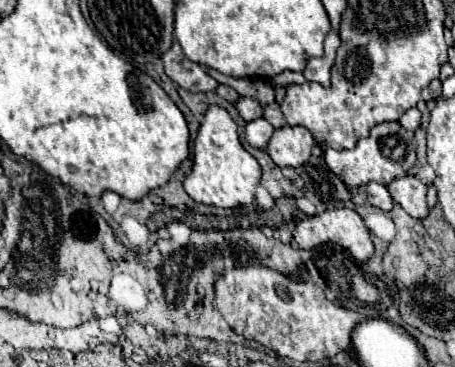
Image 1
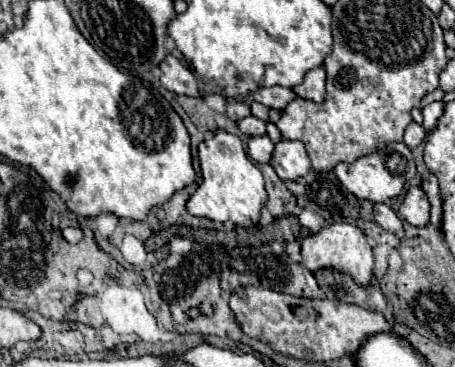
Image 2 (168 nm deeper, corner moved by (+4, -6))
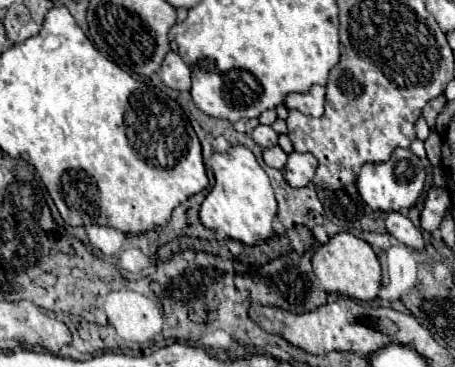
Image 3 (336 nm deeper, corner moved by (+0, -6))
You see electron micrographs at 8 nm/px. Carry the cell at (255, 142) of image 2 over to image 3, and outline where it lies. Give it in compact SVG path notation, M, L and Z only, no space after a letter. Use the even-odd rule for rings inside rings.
M280 146L264 150L264 162L266 162L268 166L276 168L276 170L282 170L282 168L286 166L286 158L288 158L288 156L284 154L284 150L282 150Z

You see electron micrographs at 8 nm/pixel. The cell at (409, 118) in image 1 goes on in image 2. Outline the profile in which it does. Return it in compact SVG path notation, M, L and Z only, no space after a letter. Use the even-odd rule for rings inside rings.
M410 122L408 128L406 128L406 132L404 132L404 144L408 148L416 148L418 144L422 144L424 136L426 136L424 128L420 124L416 124L416 122Z

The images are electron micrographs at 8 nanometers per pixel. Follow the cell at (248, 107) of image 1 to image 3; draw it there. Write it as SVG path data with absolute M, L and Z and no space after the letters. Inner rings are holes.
M258 126L252 130L252 140L260 146L260 148L272 148L278 144L278 134L272 130L272 126Z

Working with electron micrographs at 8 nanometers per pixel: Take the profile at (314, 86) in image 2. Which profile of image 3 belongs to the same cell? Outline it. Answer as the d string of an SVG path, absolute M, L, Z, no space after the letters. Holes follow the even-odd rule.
M312 86L306 94L288 94L284 100L288 110L298 110L306 116L324 114L324 86Z

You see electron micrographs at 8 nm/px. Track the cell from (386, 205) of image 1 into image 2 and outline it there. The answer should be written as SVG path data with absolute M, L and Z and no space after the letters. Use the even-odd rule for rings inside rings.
M374 204L374 220L384 228L390 230L394 234L398 234L402 230L402 222L396 216L396 212L388 206L388 204Z

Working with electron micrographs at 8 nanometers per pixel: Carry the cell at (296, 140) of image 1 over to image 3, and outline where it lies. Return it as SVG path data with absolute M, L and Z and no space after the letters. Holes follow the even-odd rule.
M292 152L288 156L288 162L286 162L286 168L282 170L282 174L290 186L302 188L312 182L312 178L316 174L316 166L318 166L318 160L312 154Z

